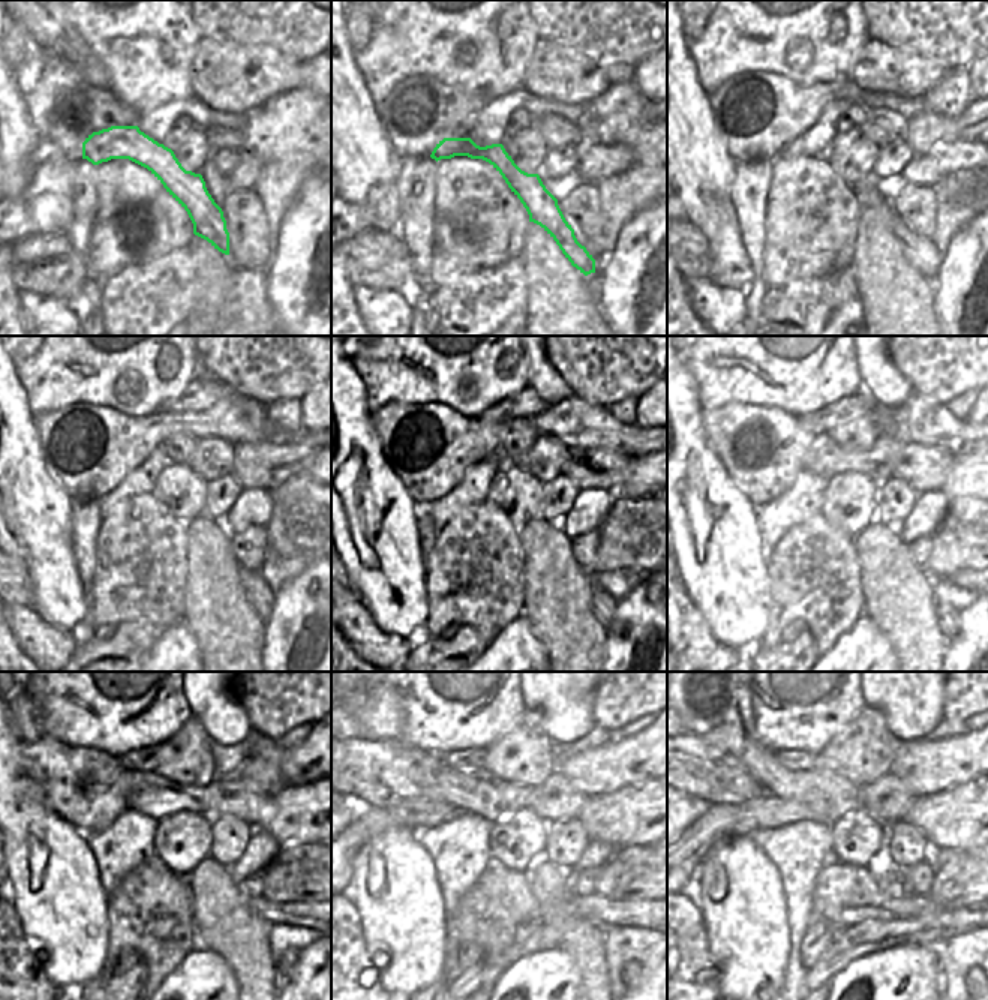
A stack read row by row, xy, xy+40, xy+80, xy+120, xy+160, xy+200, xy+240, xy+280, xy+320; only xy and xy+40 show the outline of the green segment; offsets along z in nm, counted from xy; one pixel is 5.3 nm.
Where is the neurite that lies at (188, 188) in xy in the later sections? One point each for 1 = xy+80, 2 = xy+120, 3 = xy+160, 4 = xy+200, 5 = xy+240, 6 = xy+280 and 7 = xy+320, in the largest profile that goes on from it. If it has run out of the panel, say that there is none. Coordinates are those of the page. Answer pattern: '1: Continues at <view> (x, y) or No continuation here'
1: Continues at xy+80 (921, 252)
2: Continues at xy+120 (258, 594)
3: Continues at xy+160 (603, 606)
4: Continues at xy+200 (946, 616)
5: Continues at xy+240 (282, 963)
6: Continues at xy+280 (631, 970)
7: Continues at xy+320 (972, 976).

